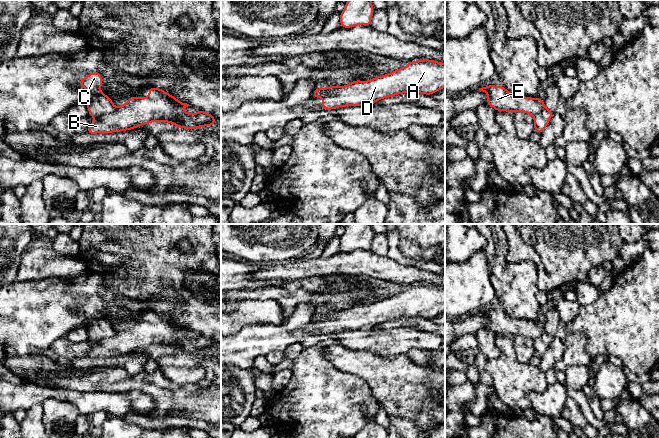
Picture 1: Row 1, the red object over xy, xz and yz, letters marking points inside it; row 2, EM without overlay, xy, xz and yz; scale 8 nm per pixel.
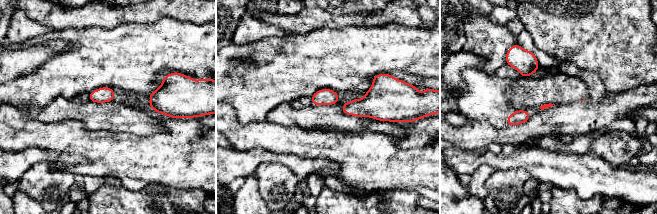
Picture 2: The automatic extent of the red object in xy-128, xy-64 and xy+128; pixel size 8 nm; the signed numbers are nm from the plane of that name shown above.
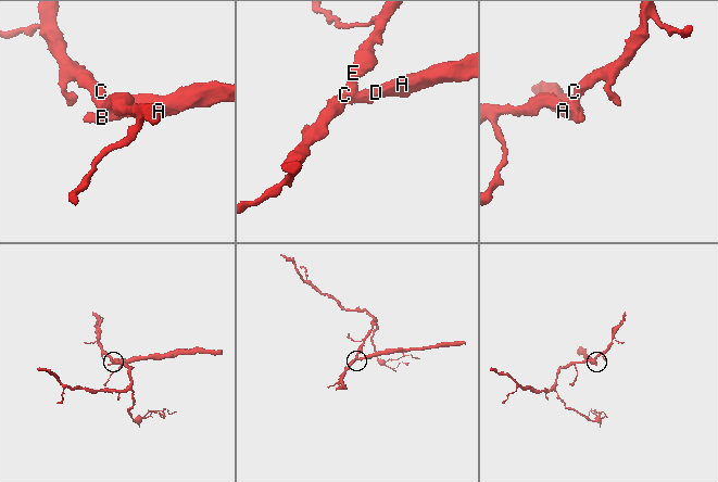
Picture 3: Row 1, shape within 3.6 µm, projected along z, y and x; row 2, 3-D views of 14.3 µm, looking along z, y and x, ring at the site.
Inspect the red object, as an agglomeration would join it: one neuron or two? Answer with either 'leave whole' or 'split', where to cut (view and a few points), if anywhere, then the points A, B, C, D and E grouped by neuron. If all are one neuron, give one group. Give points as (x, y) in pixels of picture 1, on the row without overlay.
split; cut in xy along (116, 332), (110, 337), (96, 341); A B D / C E

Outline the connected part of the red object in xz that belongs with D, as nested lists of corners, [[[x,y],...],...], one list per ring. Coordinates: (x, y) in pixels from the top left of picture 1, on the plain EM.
[[[416,284],[405,291],[389,298],[375,301],[369,305],[355,304],[346,310],[340,310],[335,315],[325,319],[321,331],[332,334],[345,330],[372,330],[374,326],[386,321],[393,321],[401,317],[422,317],[432,319],[445,311],[445,287],[435,284]]]

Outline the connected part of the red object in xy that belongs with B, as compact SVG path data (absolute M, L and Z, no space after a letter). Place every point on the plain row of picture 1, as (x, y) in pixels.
M148 311L150 319L145 322L132 320L123 329L115 333L111 338L96 341L87 353L87 358L111 357L131 354L136 351L146 349L149 346L169 346L176 351L184 353L200 352L202 350L210 351L216 348L214 340L210 337L198 334L195 338L181 336L180 333L190 330L187 327L180 326L171 318L155 311Z

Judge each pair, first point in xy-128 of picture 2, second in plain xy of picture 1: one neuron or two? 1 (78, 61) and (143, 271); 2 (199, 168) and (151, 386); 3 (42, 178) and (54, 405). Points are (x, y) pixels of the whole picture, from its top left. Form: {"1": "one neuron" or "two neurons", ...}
{"1": "two neurons", "2": "one neuron", "3": "one neuron"}

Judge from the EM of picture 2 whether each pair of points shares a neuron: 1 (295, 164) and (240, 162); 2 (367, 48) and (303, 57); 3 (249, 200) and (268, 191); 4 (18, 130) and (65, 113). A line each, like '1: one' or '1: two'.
1: one
2: one
3: two
4: two

